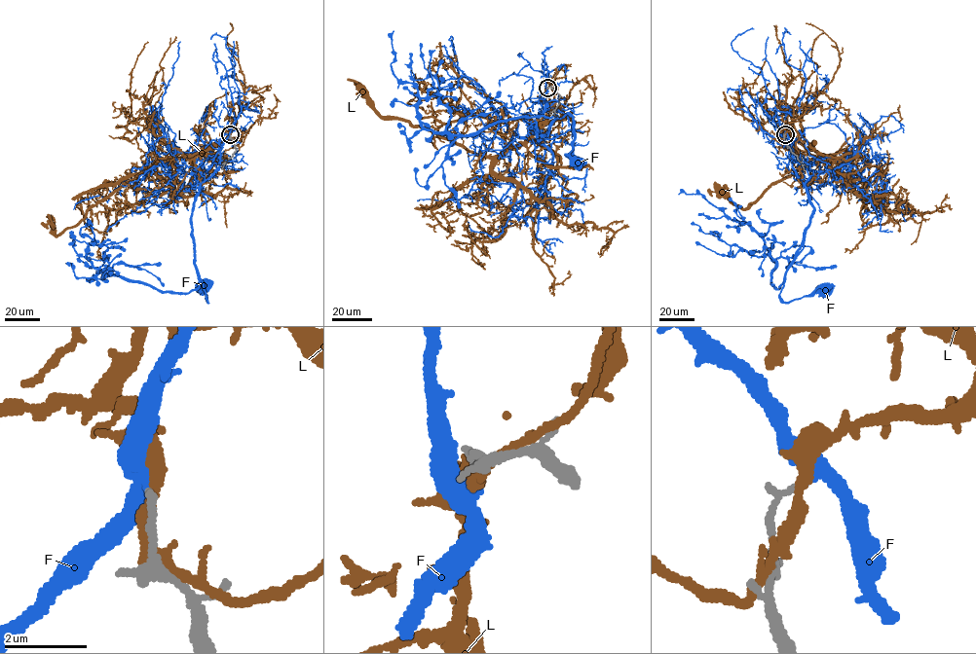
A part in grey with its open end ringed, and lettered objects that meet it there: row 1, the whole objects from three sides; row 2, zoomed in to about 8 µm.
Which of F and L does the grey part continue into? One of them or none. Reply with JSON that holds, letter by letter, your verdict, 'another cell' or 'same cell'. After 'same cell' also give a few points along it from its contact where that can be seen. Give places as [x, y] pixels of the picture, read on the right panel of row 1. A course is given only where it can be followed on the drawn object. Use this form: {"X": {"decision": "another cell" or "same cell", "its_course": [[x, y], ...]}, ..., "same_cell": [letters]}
{"F": {"decision": "same cell", "its_course": [[785, 134], [792, 145], [792, 166], [805, 188], [813, 214], [786, 272], [780, 299], [789, 302], [825, 290]]}, "L": {"decision": "another cell"}, "same_cell": ["F"]}

